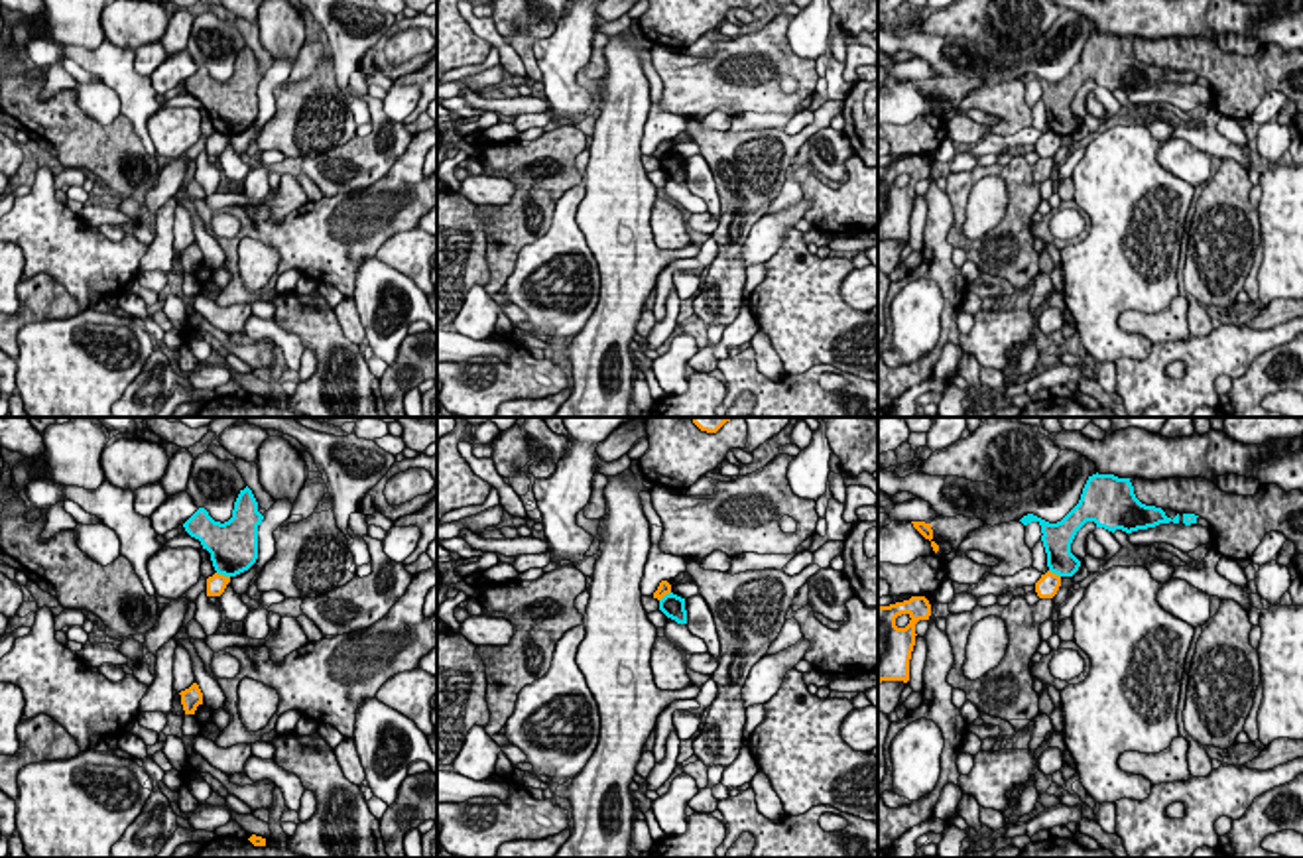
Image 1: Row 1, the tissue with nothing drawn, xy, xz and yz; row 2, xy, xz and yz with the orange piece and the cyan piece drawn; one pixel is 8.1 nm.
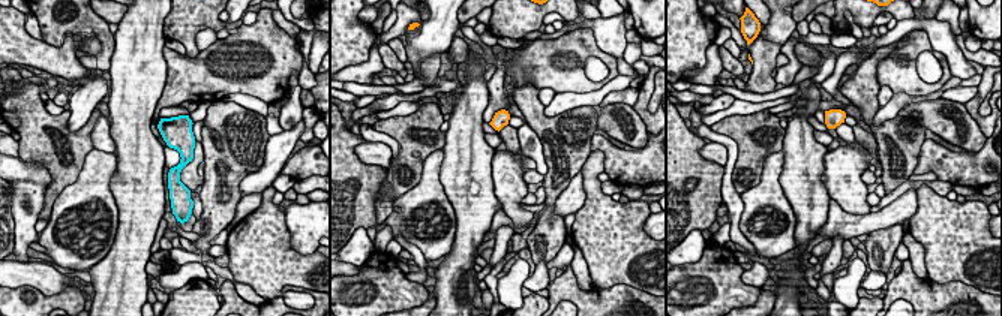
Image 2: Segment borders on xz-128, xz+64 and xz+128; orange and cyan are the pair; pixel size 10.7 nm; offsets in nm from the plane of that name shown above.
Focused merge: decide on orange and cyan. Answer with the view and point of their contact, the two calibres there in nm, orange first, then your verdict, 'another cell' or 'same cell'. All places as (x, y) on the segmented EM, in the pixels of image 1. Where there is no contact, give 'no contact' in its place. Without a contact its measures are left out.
xy (223, 575) | 160/400 nm | another cell

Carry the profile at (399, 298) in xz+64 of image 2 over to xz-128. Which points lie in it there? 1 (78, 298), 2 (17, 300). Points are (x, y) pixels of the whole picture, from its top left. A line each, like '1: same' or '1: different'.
1: same
2: same

